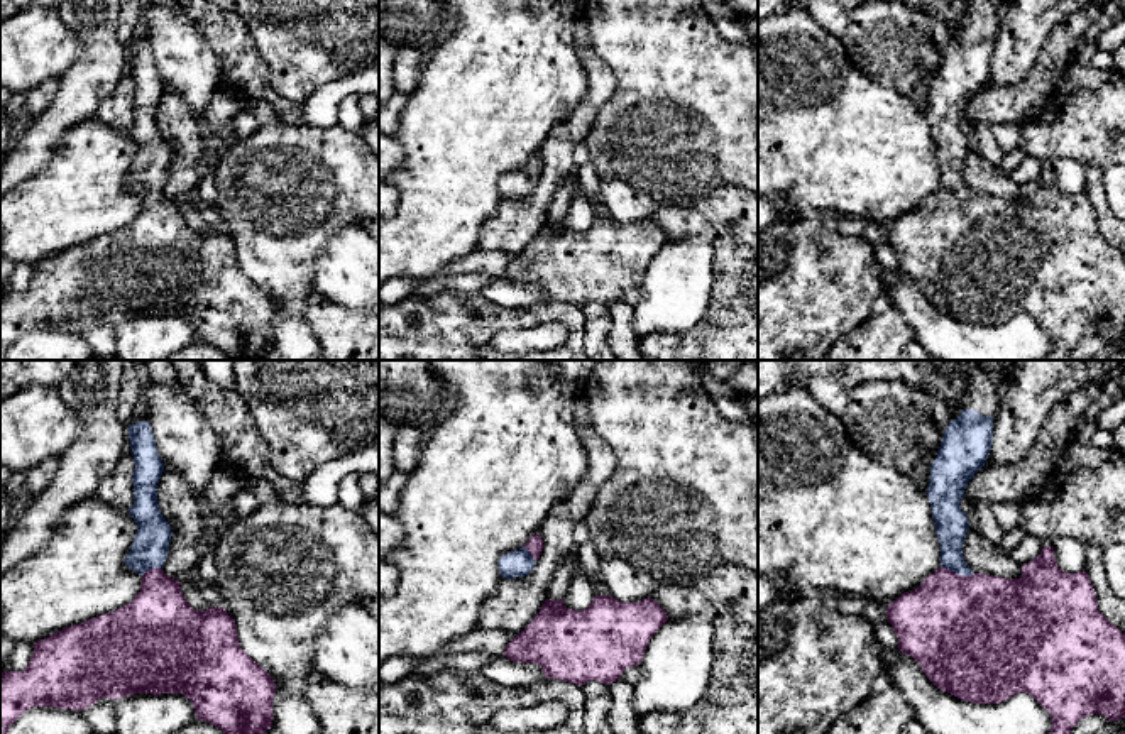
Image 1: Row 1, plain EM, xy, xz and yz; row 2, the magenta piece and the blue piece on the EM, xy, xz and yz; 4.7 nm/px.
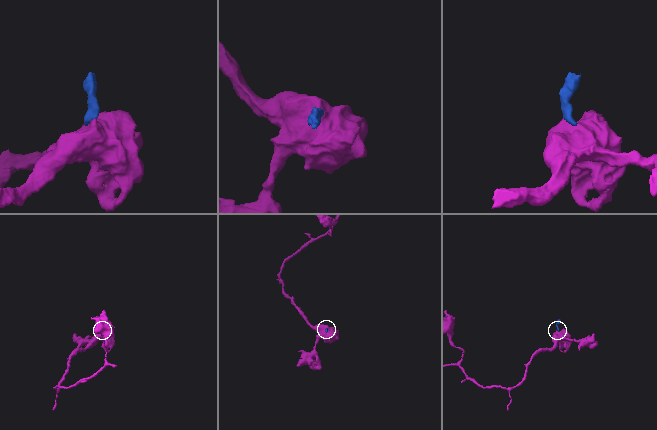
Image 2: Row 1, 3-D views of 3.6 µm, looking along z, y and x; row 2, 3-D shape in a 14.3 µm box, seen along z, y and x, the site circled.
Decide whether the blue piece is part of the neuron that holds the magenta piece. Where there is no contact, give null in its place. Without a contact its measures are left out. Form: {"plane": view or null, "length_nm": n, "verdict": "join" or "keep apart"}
{"plane": "yz", "length_nm": 170, "verdict": "join"}

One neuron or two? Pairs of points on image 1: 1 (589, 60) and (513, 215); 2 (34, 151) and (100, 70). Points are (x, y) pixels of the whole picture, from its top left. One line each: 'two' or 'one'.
1: one
2: one

